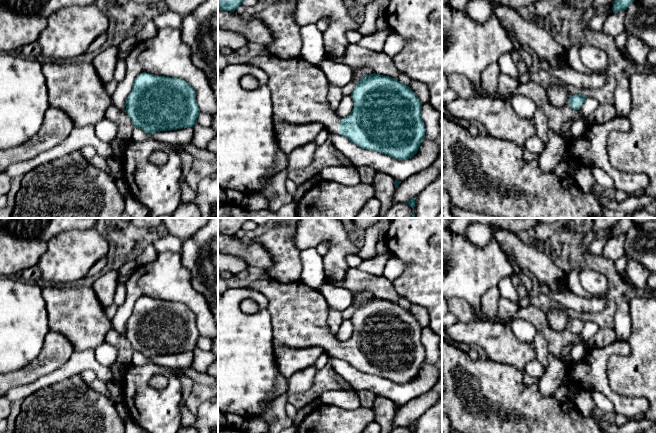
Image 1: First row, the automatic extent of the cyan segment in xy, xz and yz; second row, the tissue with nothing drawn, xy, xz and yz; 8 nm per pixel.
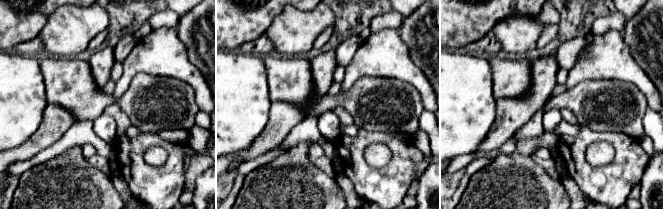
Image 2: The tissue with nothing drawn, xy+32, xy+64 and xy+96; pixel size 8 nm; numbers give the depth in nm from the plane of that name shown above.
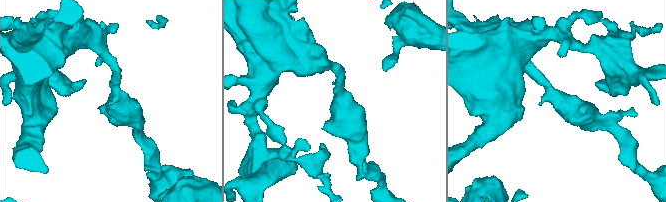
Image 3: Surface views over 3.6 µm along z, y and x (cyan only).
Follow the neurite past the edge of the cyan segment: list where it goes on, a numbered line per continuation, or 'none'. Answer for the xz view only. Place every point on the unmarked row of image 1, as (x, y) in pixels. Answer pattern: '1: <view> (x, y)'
1: xz (299, 314)

